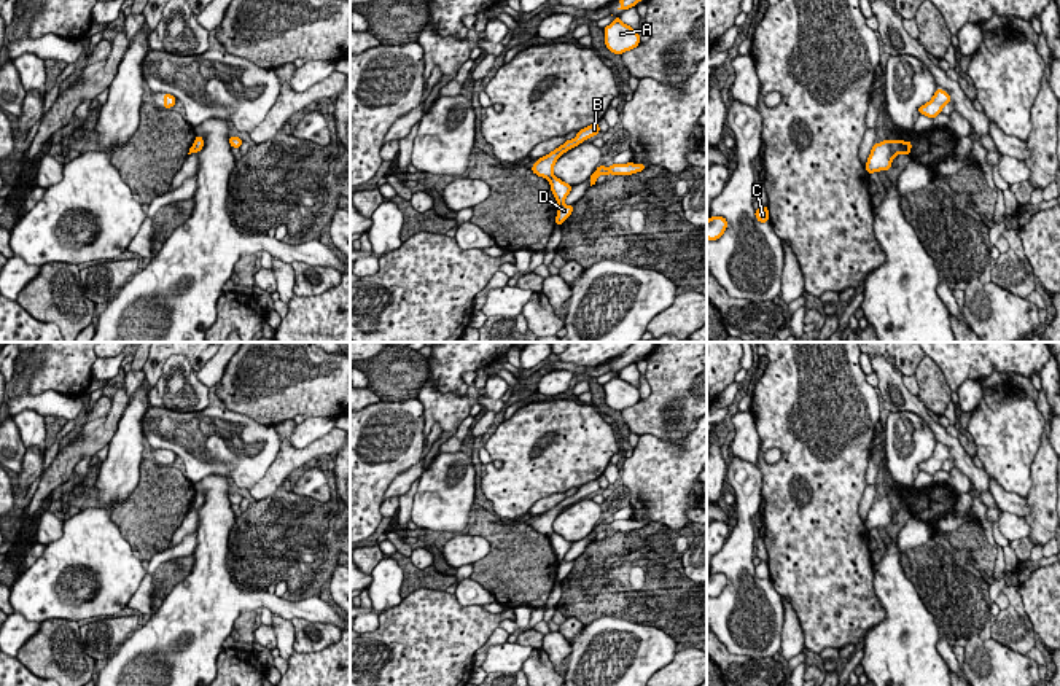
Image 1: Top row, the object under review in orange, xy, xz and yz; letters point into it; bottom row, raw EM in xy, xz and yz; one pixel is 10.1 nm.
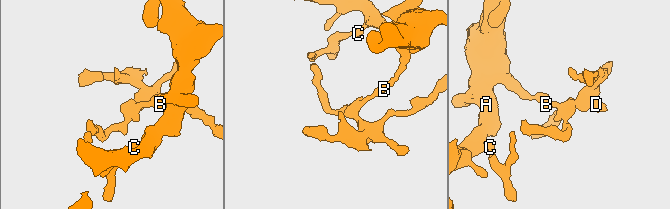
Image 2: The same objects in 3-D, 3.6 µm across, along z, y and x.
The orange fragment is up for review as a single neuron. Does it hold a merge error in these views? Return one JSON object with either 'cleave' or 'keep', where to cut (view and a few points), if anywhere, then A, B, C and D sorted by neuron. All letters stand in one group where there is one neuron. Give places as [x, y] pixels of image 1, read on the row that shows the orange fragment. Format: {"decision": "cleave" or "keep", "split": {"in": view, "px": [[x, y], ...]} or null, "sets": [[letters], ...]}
{"decision": "cleave", "split": {"in": "yz", "px": [[898, 140], [900, 152]]}, "sets": [["A", "B", "C"], ["D"]]}

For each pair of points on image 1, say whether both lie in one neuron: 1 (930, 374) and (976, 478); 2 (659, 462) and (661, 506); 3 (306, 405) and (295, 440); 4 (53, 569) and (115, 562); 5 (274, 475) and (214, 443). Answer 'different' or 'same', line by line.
1: different
2: same
3: different
4: same
5: different

